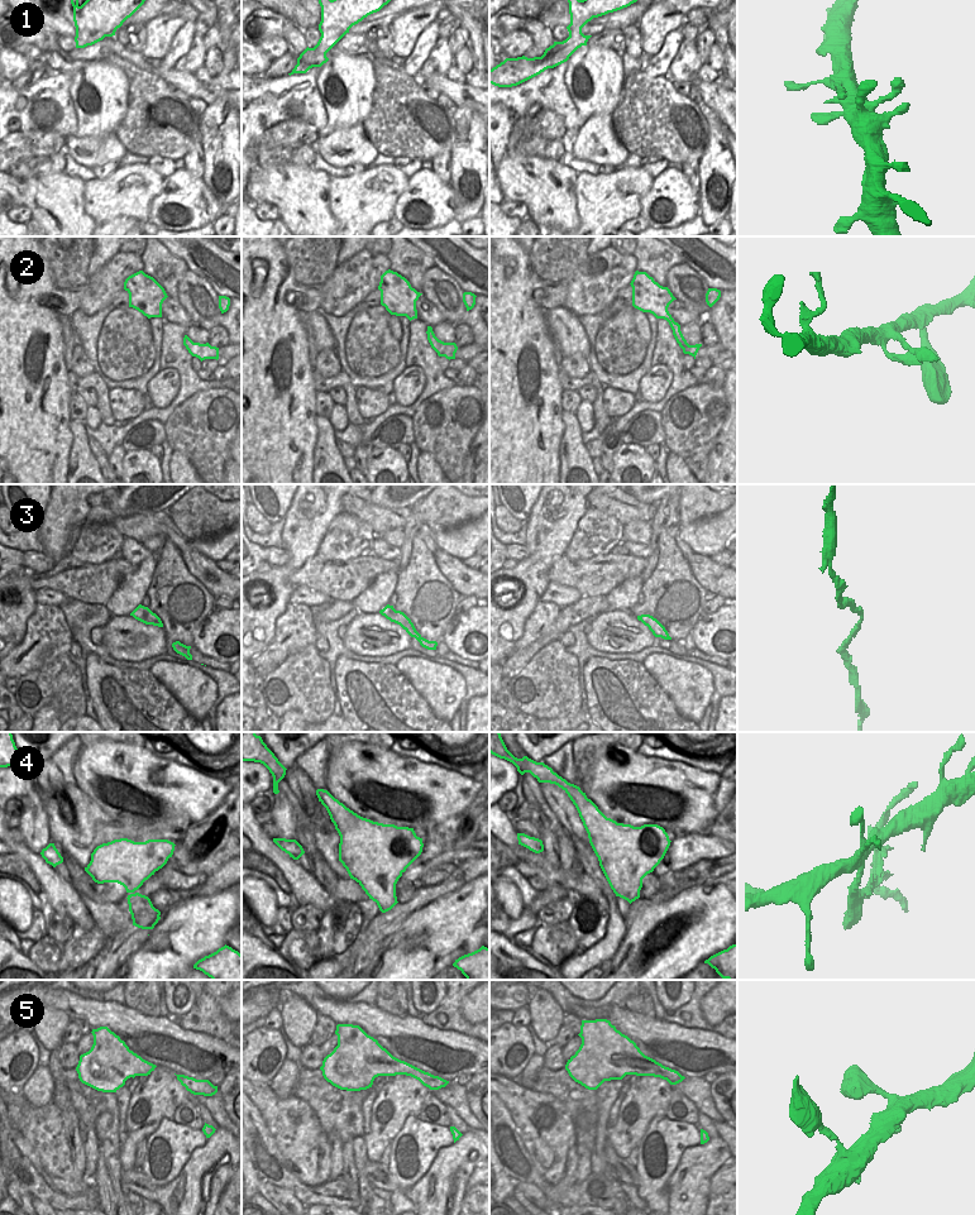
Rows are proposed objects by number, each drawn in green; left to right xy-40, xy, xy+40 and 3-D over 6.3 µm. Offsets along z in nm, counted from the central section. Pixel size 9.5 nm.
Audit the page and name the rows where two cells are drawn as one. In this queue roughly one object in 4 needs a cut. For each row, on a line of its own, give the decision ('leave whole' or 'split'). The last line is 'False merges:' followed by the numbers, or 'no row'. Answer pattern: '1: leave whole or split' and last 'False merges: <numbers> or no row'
1: leave whole
2: leave whole
3: leave whole
4: split
5: leave whole
False merges: 4

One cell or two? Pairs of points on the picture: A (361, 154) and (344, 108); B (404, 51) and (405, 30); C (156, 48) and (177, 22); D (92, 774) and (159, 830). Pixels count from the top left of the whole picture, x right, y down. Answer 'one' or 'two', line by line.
A: two
B: one
C: one
D: two

